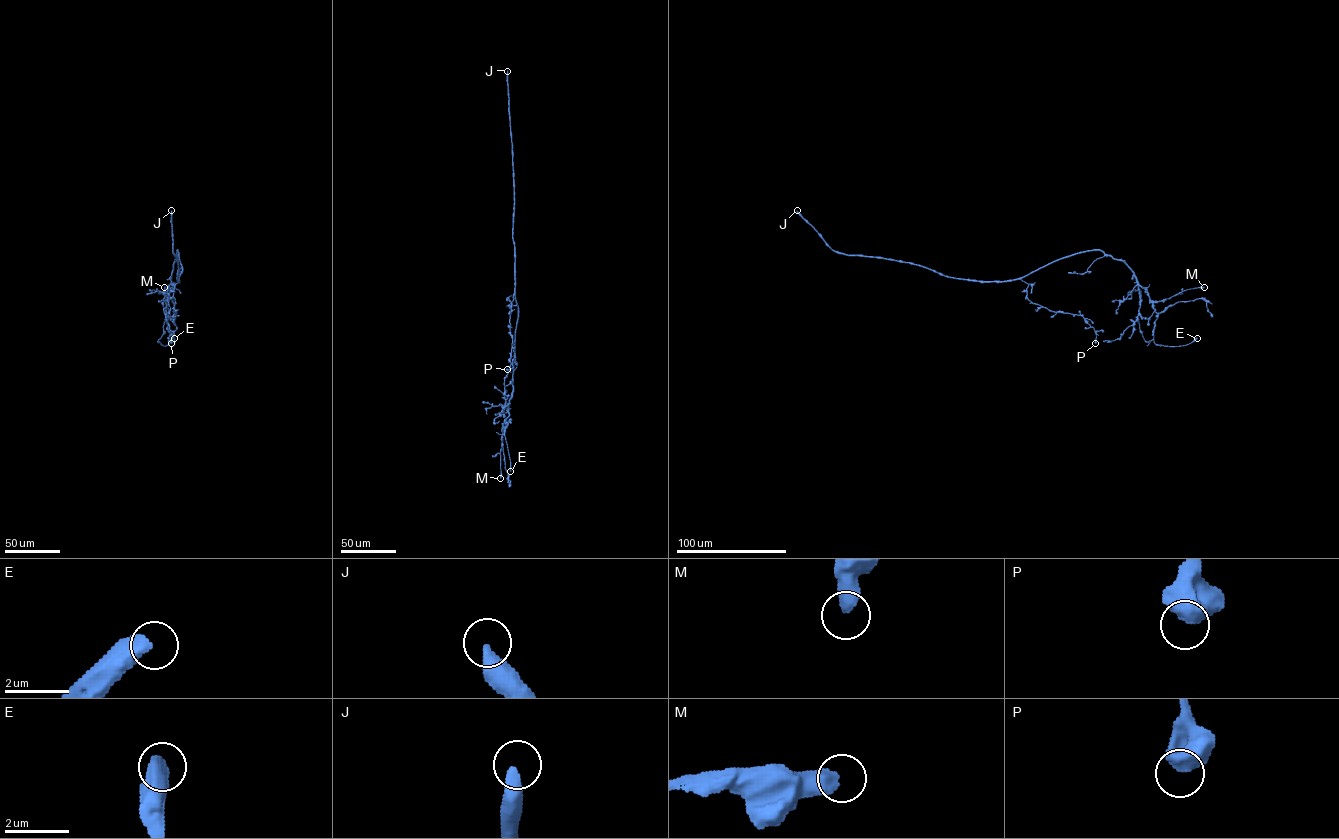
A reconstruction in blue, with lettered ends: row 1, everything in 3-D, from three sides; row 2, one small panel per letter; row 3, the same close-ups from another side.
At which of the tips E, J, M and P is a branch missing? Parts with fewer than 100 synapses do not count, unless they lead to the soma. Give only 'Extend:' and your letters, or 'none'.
Extend: J

